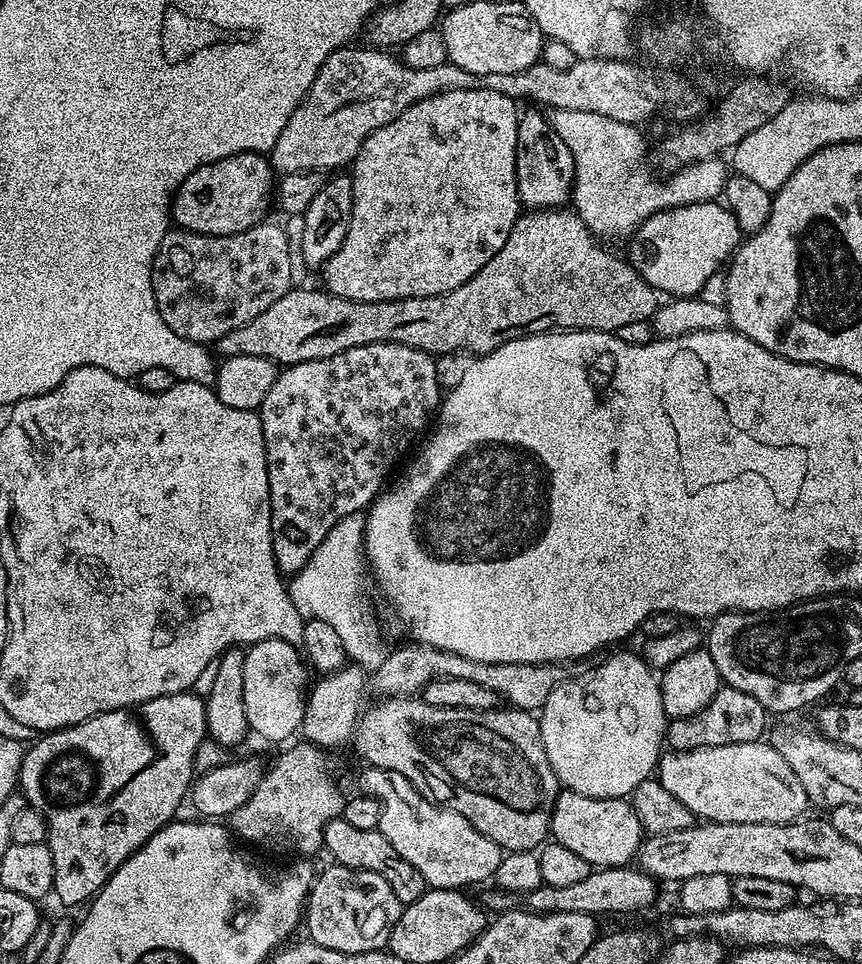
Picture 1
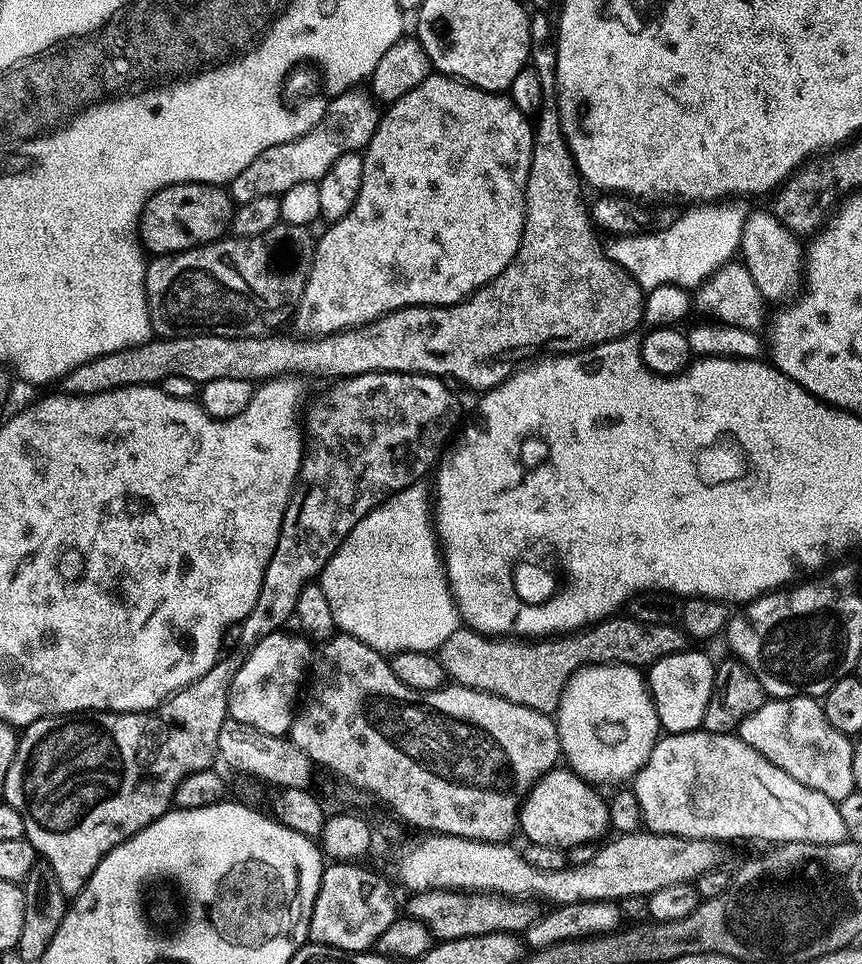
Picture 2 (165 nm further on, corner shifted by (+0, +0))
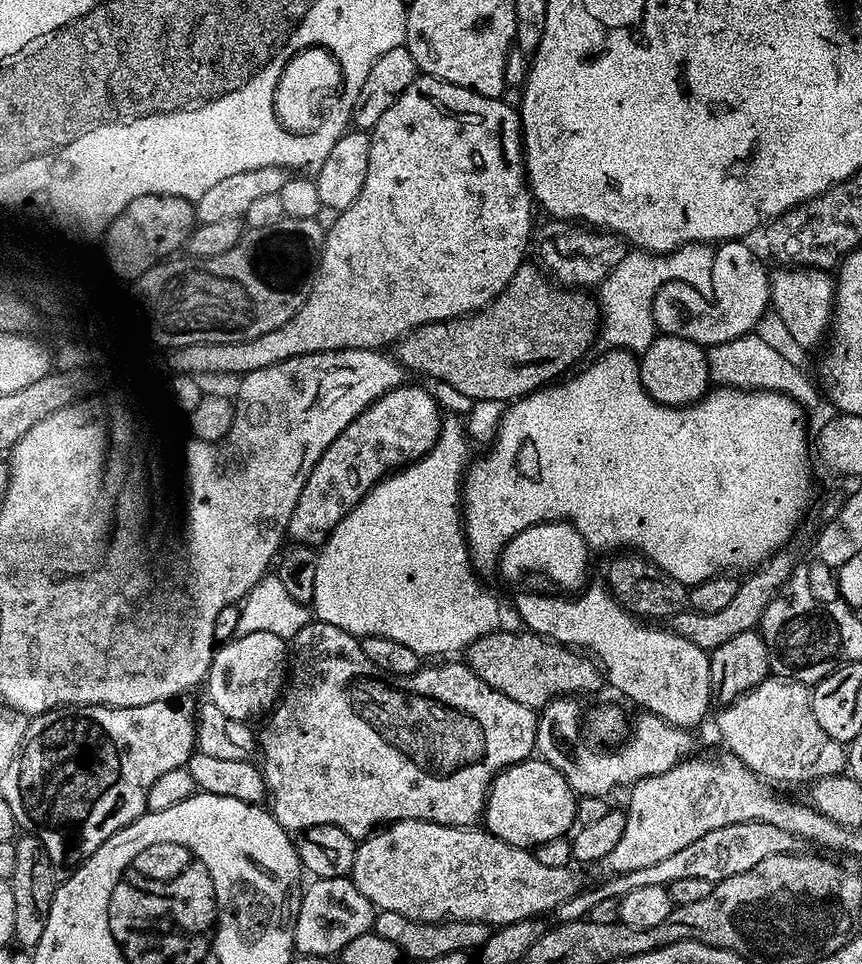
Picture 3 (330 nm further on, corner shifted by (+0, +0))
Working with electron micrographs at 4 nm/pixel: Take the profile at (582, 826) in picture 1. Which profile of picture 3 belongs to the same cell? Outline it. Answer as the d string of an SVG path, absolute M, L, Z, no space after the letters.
M543 758L523 760L504 769L493 782L486 805L487 831L515 848L527 849L559 836L567 837L577 823L577 799L567 778L553 764Z

